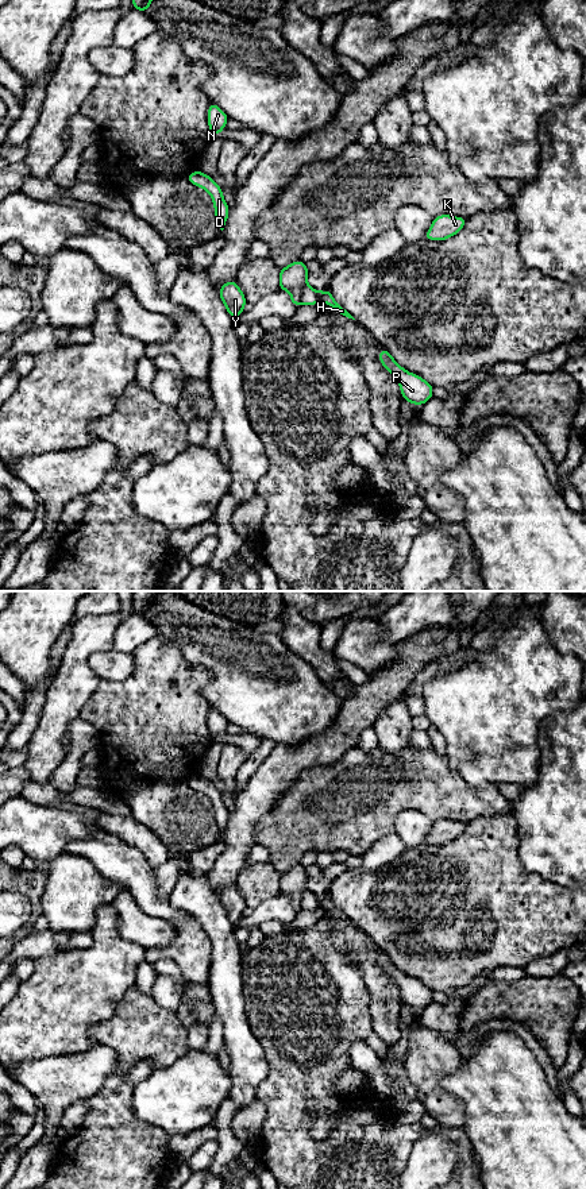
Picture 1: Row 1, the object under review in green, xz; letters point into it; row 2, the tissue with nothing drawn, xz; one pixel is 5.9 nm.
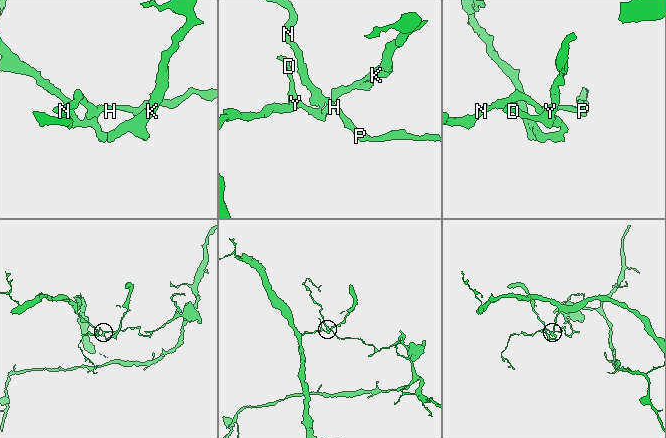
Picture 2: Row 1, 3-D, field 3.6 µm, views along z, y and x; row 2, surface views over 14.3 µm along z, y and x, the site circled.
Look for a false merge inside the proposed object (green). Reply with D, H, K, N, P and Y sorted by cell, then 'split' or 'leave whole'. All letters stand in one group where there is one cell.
D K Y / H N P | split

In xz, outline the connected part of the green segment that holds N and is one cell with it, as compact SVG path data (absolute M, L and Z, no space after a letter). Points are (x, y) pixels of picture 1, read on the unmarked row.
M211 707L208 713L208 730L212 741L217 741L227 730L228 721L216 709Z

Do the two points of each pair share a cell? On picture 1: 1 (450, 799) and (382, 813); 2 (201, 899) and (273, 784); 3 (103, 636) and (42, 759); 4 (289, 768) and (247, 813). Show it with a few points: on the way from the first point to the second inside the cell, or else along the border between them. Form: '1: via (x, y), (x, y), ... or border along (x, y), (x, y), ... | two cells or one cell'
1: via (434, 799), (398, 799) | one cell
2: border along (204, 875), (218, 896) | two cells
3: via (74, 663), (74, 682), (51, 728) | one cell
4: via (278, 779), (255, 802) | one cell

